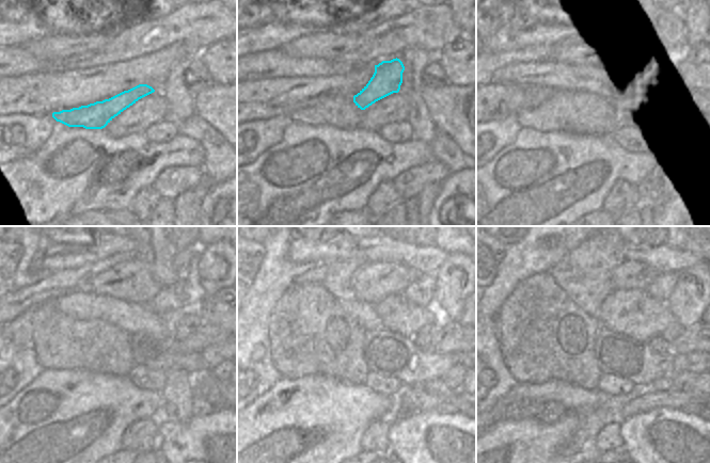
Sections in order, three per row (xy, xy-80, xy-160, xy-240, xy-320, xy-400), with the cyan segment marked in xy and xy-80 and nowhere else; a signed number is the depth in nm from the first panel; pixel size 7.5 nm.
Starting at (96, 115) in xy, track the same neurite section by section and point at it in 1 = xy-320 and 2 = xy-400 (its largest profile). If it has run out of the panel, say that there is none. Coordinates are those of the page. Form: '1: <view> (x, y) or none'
1: xy-320 (421, 291)
2: xy-400 (661, 287)

